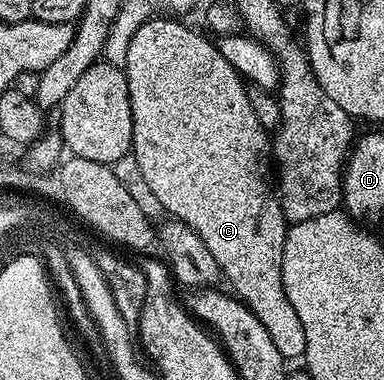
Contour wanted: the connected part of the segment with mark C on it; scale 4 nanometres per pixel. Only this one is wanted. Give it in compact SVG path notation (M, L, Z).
M152 18L146 20L143 25L137 30L137 34L133 34L133 39L129 41L129 50L125 54L126 74L127 74L127 93L129 94L129 106L131 107L131 113L133 114L133 138L131 139L131 152L133 157L135 156L135 164L139 167L139 176L143 179L143 184L145 187L151 191L151 196L164 208L168 213L168 217L174 218L181 221L185 226L189 226L189 230L193 230L197 234L197 238L201 238L201 242L205 242L205 247L209 249L209 254L213 254L213 258L217 258L217 266L221 273L222 279L224 281L228 280L231 285L229 285L230 291L234 293L238 299L242 300L246 304L247 309L253 314L257 314L257 322L261 322L261 326L265 326L265 330L269 333L269 339L277 345L277 351L282 354L284 361L292 362L291 360L299 360L305 354L305 329L301 327L301 318L297 318L297 310L293 310L293 306L289 306L289 298L285 294L285 286L283 285L283 275L281 274L281 258L283 257L283 251L285 250L285 238L287 237L287 229L289 227L287 219L283 216L283 207L279 204L279 198L276 189L273 187L273 140L269 135L269 132L263 128L260 122L257 122L257 117L253 114L253 109L249 104L249 94L247 93L248 85L245 80L240 76L239 72L233 68L222 57L219 53L218 47L214 43L207 41L205 37L199 32L194 32L191 28L186 28L182 24L182 19L171 18L175 20L158 20L158 18Z

